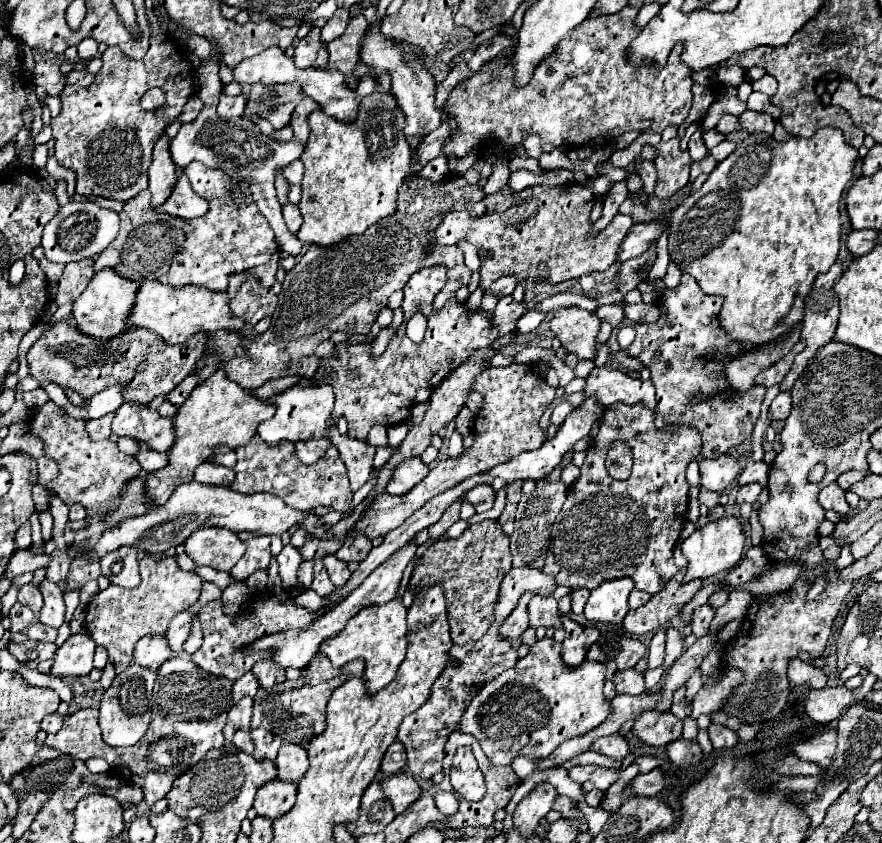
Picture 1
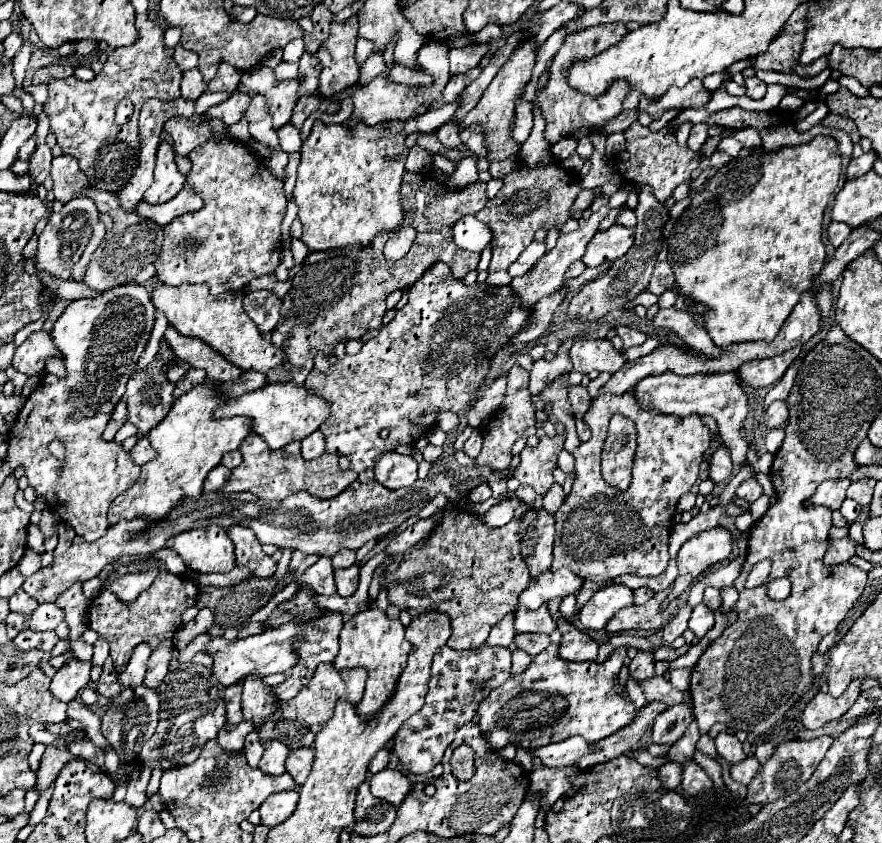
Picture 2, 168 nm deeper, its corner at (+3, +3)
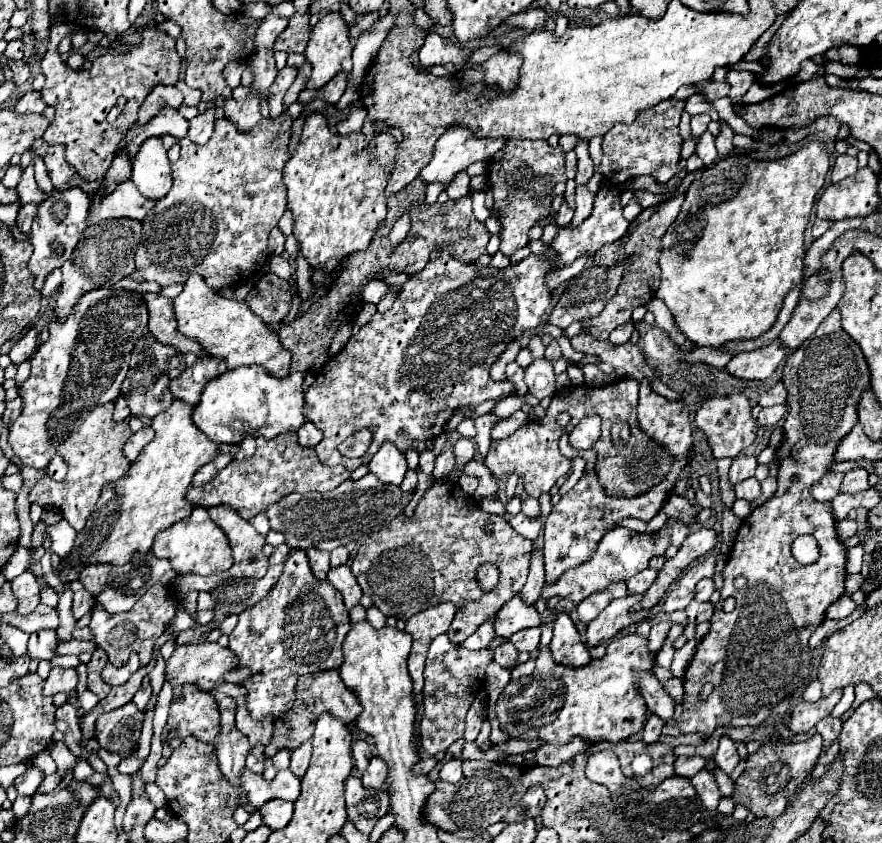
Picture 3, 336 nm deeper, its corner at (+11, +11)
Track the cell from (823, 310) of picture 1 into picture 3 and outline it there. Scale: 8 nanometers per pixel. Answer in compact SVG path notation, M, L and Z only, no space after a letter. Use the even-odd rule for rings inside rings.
M778 381L766 393L762 393L762 397L758 401L760 407L770 407L770 405L778 405L778 403L786 403L786 389L784 389L782 381Z

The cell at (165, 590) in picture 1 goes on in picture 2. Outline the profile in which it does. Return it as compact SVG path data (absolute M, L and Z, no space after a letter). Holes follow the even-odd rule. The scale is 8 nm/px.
M162 565L152 587L148 591L144 591L130 605L118 601L116 595L106 589L98 597L94 597L90 603L90 609L88 609L88 621L90 621L88 627L94 629L100 637L108 639L110 657L114 659L116 669L122 671L128 665L128 661L132 657L132 649L136 645L148 643L152 649L156 649L156 645L160 645L160 641L164 641L164 637L170 639L176 633L176 629L182 627L182 613L188 607L196 605L196 597L198 597L198 585L194 581L190 581L184 575L172 575Z

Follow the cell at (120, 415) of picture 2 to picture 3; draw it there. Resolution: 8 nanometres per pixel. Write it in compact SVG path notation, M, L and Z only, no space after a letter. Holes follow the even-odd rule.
M120 395L118 399L116 399L116 407L114 407L114 421L124 421L124 419L128 419L130 417L130 409L128 409L128 405L126 405L126 401L124 401L124 397Z

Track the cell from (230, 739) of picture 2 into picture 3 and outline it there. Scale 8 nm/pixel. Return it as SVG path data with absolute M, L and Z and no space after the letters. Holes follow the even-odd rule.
M232 729L230 733L220 731L212 745L218 757L218 767L224 777L228 777L228 781L238 781L240 769L244 767L244 759L252 747L248 737L244 737L238 729Z

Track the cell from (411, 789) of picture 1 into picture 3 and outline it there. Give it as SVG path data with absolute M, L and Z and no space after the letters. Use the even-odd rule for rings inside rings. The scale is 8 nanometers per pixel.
M374 757L368 765L368 769L362 775L362 783L368 789L380 789L380 791L388 791L388 765L384 765L384 759Z

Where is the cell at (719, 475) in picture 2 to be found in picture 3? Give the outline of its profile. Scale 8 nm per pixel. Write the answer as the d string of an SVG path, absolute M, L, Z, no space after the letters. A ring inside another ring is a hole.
M732 395L726 399L714 397L714 399L706 401L696 413L696 425L698 425L698 429L702 429L706 433L716 461L722 457L734 459L738 453L742 453L748 445L754 443L756 431L758 431L758 425L752 419L750 401L744 395Z

